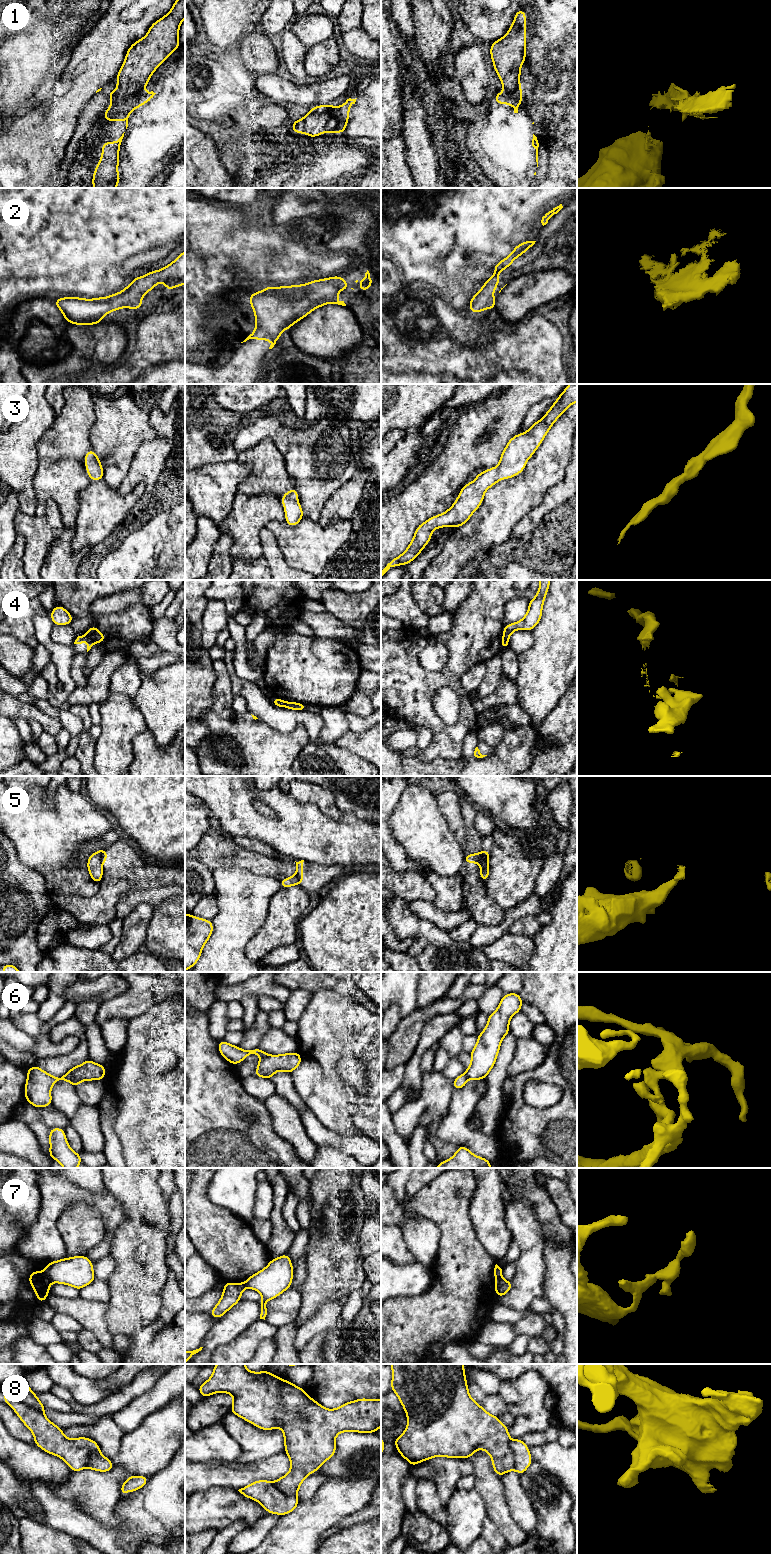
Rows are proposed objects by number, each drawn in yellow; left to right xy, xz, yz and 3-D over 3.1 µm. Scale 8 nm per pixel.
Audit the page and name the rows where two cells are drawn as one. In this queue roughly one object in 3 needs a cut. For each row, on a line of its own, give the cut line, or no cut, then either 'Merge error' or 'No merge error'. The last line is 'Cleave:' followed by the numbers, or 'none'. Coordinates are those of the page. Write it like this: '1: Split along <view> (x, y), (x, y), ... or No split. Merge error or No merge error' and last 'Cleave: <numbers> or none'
1: Split along yz (497, 94), (503, 94), (516, 107). Merge error
2: No split. No merge error
3: No split. No merge error
4: Split along xy (85, 634), (94, 643). Merge error
5: Split along yz (481, 851), (485, 856), (479, 863). Merge error
6: Split along xy (67, 1073), (83, 1080). Merge error
7: Split along xy (43, 1272), (50, 1281). Merge error
8: No split. No merge error
Cleave: 1, 4, 5, 6, 7

